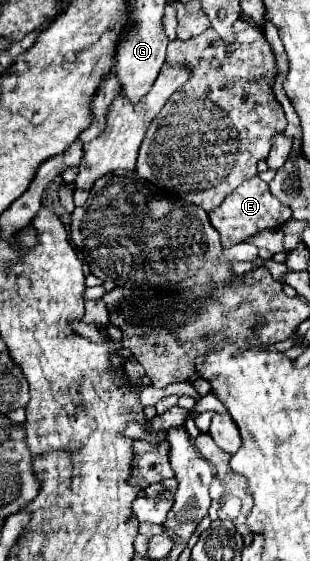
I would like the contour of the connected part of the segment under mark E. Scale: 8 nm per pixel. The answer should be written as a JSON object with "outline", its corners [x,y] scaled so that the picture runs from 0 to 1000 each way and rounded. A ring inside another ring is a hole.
{"outline":[[[800,317],[748,346],[735,346],[723,353],[723,360],[690,378],[677,378],[671,385],[677,385],[684,403],[710,417],[716,442],[742,442],[755,435],[794,431],[806,421],[819,421],[845,410],[897,410],[916,396],[929,396],[942,389],[942,374],[935,374],[935,367],[910,364],[871,342],[858,324],[845,324],[839,317]]]}

